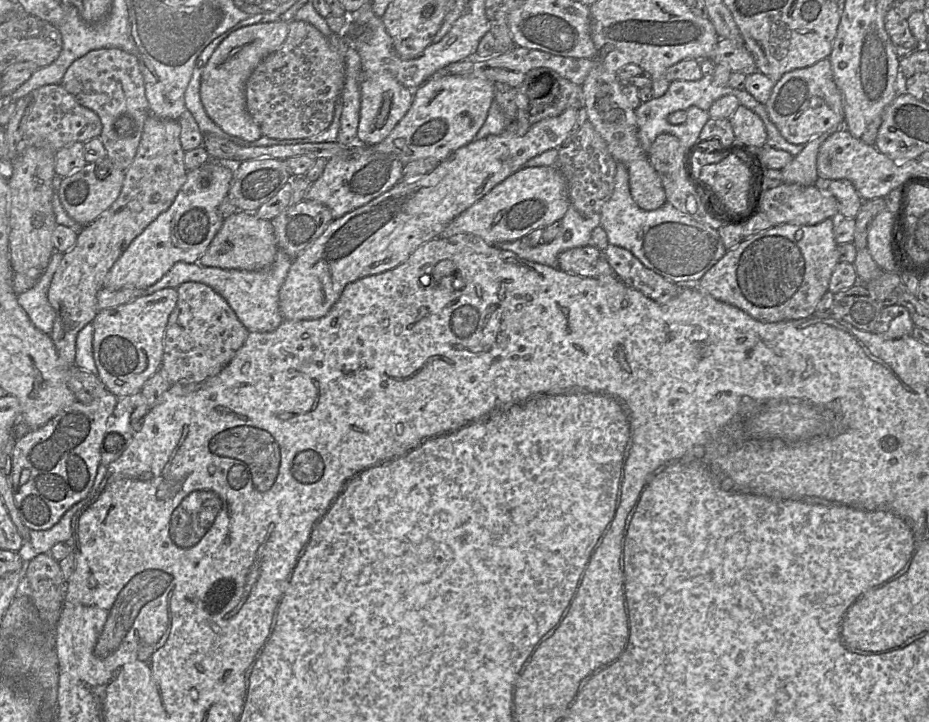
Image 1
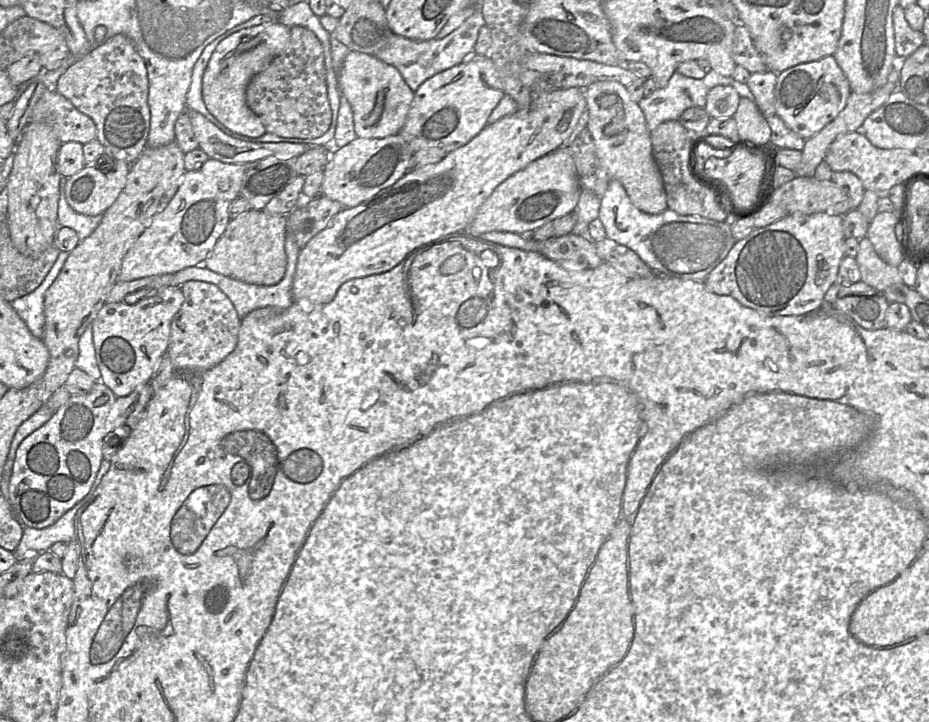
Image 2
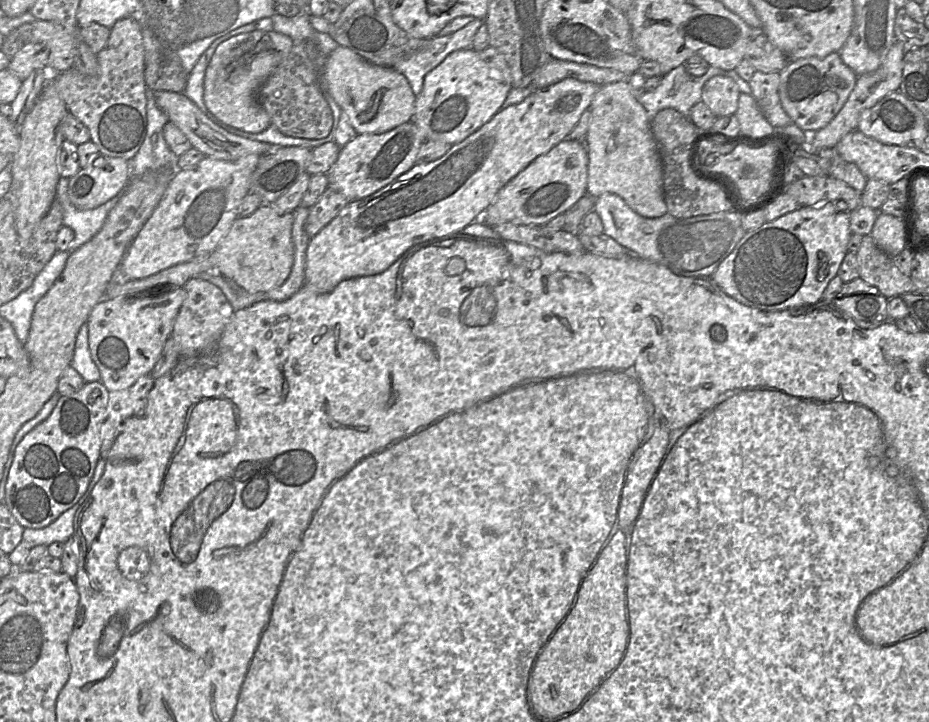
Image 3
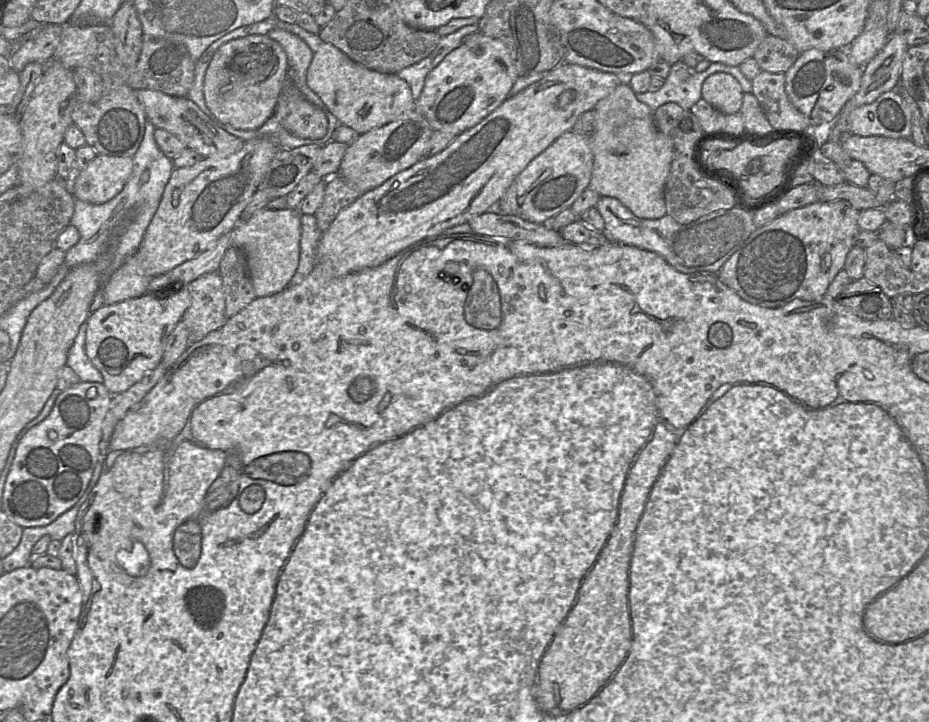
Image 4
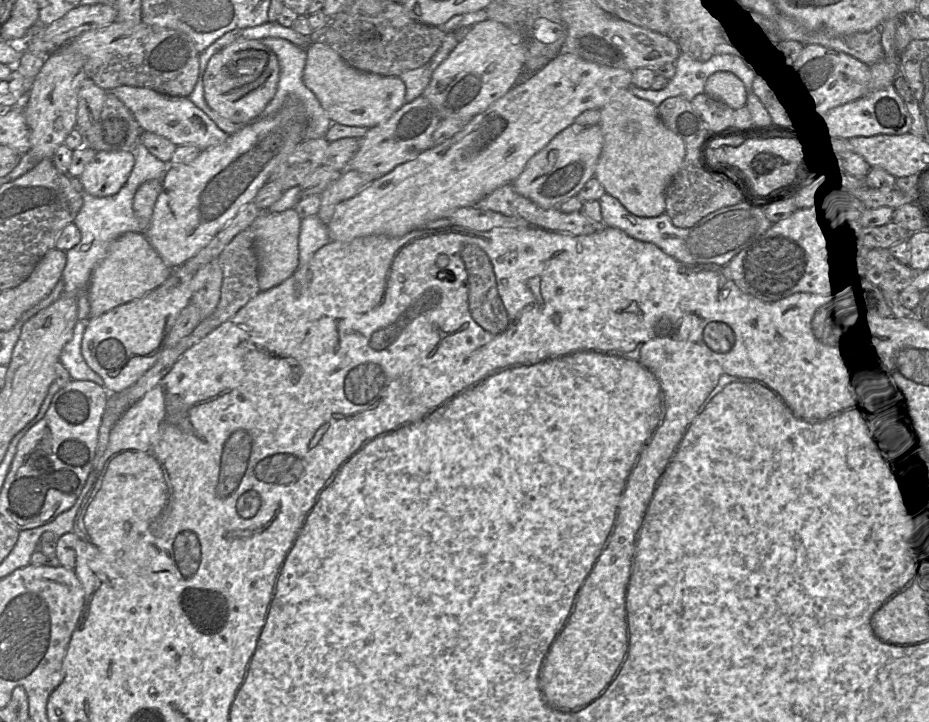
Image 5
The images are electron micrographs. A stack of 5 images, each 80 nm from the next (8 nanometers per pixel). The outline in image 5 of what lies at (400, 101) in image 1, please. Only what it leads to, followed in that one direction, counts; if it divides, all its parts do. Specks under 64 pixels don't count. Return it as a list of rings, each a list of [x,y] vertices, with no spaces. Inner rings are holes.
[[[312,43],[306,51],[303,82],[315,94],[333,122],[371,128],[386,121],[405,104],[406,86],[399,76],[382,76],[358,70],[347,64],[336,51],[325,44]]]

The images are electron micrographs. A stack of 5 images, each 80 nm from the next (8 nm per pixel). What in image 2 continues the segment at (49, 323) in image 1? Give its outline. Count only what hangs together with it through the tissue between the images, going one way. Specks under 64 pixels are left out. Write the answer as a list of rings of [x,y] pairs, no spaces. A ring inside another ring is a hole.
[[[60,252],[43,282],[31,293],[16,298],[11,303],[13,309],[26,323],[31,333],[42,339],[44,334],[44,297],[45,293],[60,273],[69,253]]]

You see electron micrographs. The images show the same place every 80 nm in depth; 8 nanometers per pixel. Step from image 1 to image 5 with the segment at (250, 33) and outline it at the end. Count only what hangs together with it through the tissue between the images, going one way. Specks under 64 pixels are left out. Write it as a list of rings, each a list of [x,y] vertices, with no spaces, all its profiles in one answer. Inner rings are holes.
[[[237,39],[216,52],[209,60],[204,76],[204,99],[223,118],[249,124],[259,120],[277,91],[280,68],[276,54],[260,40]]]

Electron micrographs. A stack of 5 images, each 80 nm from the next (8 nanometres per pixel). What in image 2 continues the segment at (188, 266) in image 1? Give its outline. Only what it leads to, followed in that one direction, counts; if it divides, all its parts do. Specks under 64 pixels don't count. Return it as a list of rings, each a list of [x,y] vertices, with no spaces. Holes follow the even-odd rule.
[[[286,232],[286,241],[285,241],[285,252],[287,255],[287,266],[283,278],[275,285],[271,286],[261,286],[245,283],[240,280],[236,280],[222,274],[213,272],[203,265],[197,265],[192,267],[184,268],[173,274],[173,283],[170,286],[180,287],[187,281],[196,280],[196,281],[205,281],[216,285],[231,301],[234,306],[238,316],[242,319],[249,312],[263,307],[273,307],[277,309],[287,309],[293,304],[293,298],[291,295],[292,283],[296,271],[296,265],[298,261],[298,256],[301,248],[296,244],[292,234]]]

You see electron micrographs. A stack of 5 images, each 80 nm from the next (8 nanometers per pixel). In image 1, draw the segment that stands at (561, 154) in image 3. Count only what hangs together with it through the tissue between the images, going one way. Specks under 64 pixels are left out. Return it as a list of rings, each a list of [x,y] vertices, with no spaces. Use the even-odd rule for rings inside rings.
[[[555,165],[521,167],[456,216],[438,237],[470,233],[497,246],[521,239],[538,227],[561,220],[570,205],[567,182]]]

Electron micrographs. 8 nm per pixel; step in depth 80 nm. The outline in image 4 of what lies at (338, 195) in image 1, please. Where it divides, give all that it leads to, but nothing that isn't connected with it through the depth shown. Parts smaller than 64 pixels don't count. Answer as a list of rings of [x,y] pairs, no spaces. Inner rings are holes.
[[[414,108],[397,120],[360,134],[348,144],[338,175],[360,193],[373,189],[422,159],[433,131],[426,118]]]

